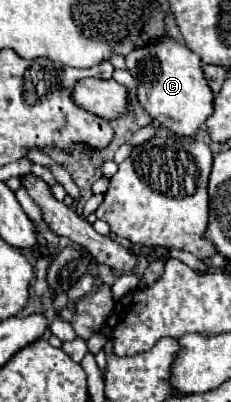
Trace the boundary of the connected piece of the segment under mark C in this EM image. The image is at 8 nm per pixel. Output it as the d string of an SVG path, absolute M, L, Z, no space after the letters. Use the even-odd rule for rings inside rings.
M164 38L144 50L134 50L126 56L126 68L138 82L140 106L168 132L192 138L214 112L214 94L204 80L200 58L184 44Z

